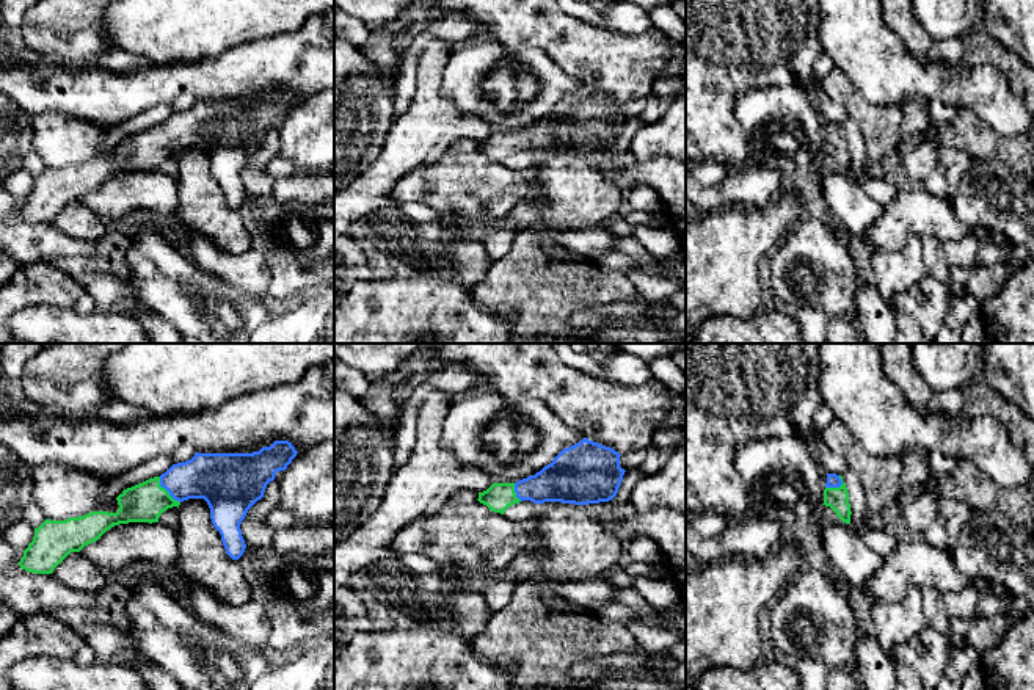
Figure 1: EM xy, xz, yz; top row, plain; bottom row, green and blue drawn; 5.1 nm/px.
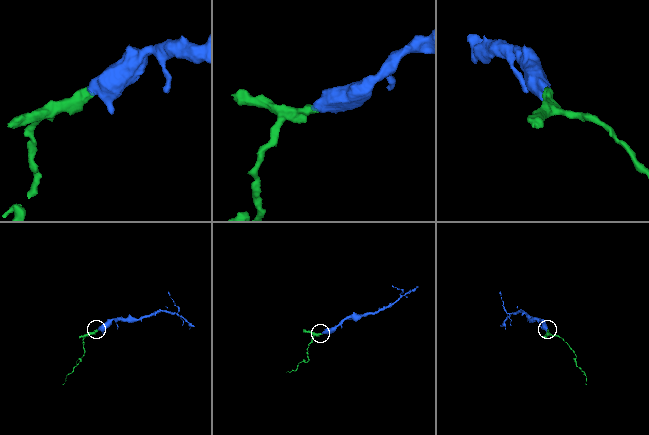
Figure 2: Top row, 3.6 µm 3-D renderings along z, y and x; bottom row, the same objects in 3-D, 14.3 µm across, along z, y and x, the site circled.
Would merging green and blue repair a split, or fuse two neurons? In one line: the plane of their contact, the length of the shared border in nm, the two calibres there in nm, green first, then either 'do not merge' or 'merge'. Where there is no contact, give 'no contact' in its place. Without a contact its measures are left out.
contact in xy; length 170 nm; calibres 200 and 240 nm; merge

